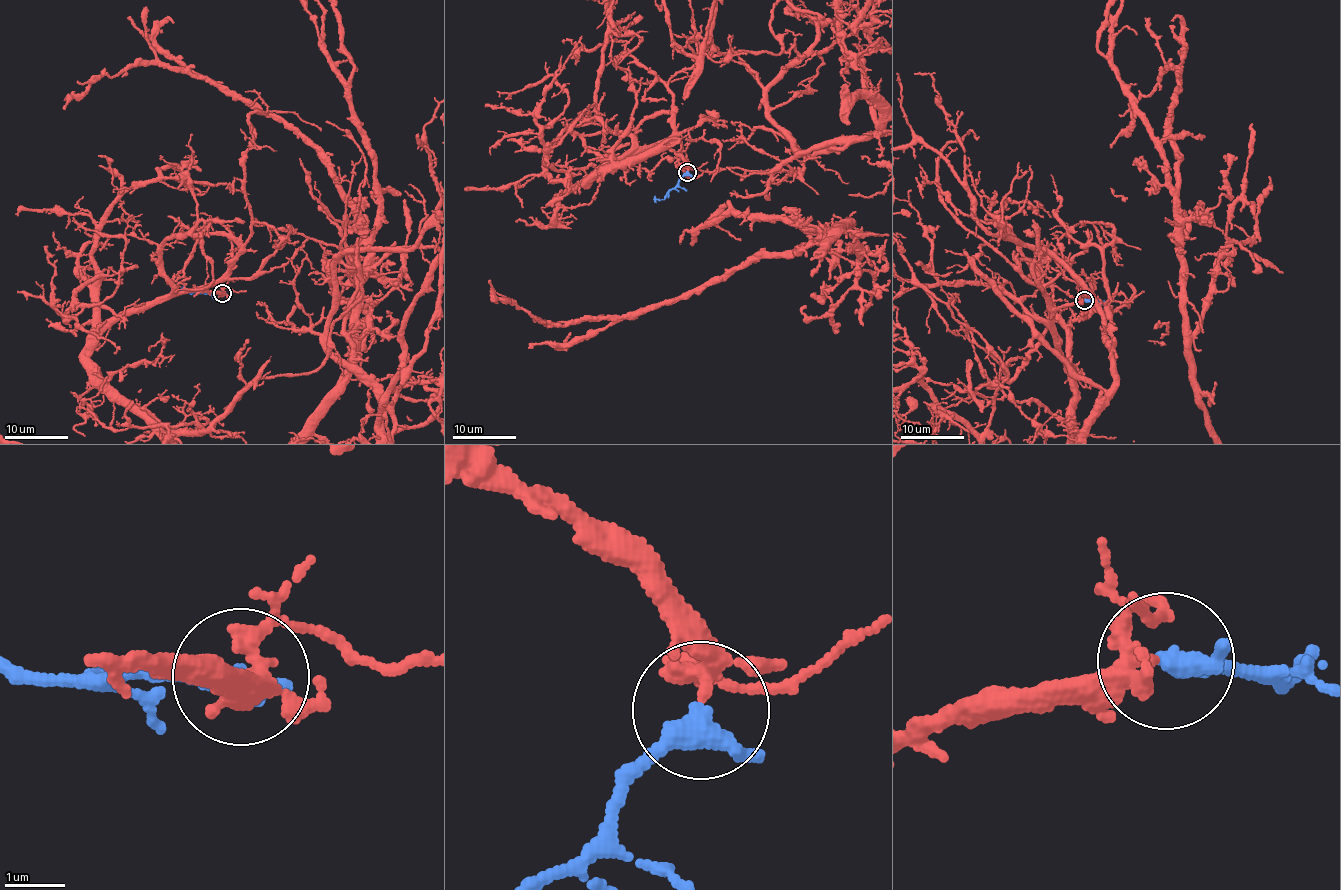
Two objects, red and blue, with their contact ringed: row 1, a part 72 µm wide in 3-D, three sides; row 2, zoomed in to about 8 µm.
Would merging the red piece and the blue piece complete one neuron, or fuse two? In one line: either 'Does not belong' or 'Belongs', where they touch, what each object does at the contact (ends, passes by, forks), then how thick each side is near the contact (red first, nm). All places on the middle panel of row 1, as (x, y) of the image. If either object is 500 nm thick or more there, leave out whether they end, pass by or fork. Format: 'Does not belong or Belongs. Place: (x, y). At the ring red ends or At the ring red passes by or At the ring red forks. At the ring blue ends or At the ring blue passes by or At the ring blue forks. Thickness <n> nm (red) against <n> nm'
Belongs. Place: (687, 172). At the ring red forks. At the ring blue passes by. Thickness 190 nm (red) against 320 nm

